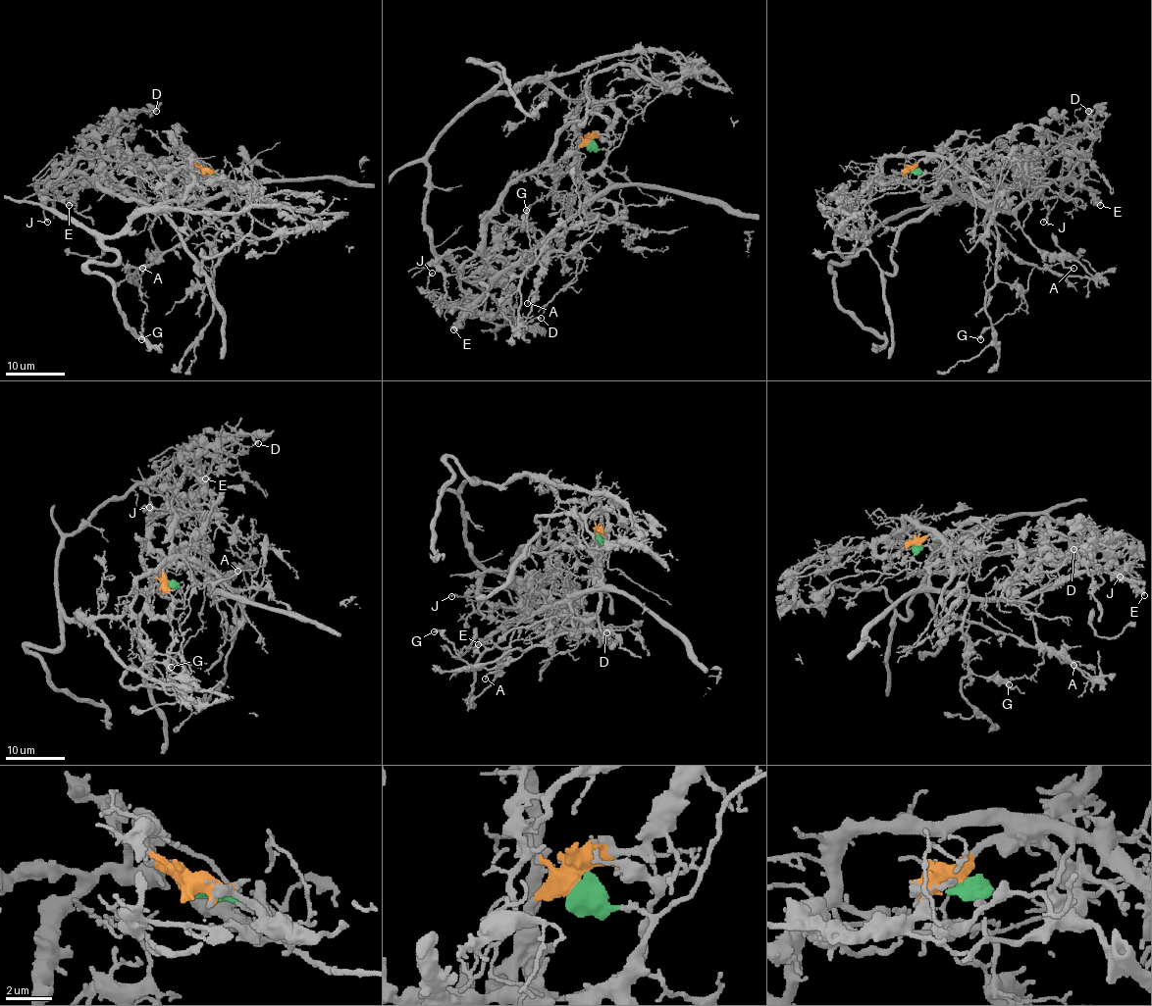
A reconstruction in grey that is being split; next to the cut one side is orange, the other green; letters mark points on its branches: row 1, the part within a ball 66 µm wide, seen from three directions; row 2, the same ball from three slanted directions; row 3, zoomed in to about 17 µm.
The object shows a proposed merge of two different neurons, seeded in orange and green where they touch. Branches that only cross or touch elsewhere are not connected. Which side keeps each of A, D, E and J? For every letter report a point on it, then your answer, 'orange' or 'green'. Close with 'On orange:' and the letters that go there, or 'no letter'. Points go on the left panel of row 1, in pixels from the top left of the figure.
A: (142, 268) | green
D: (156, 111) | orange
E: (69, 205) | green
J: (47, 222) | green
On orange: D

